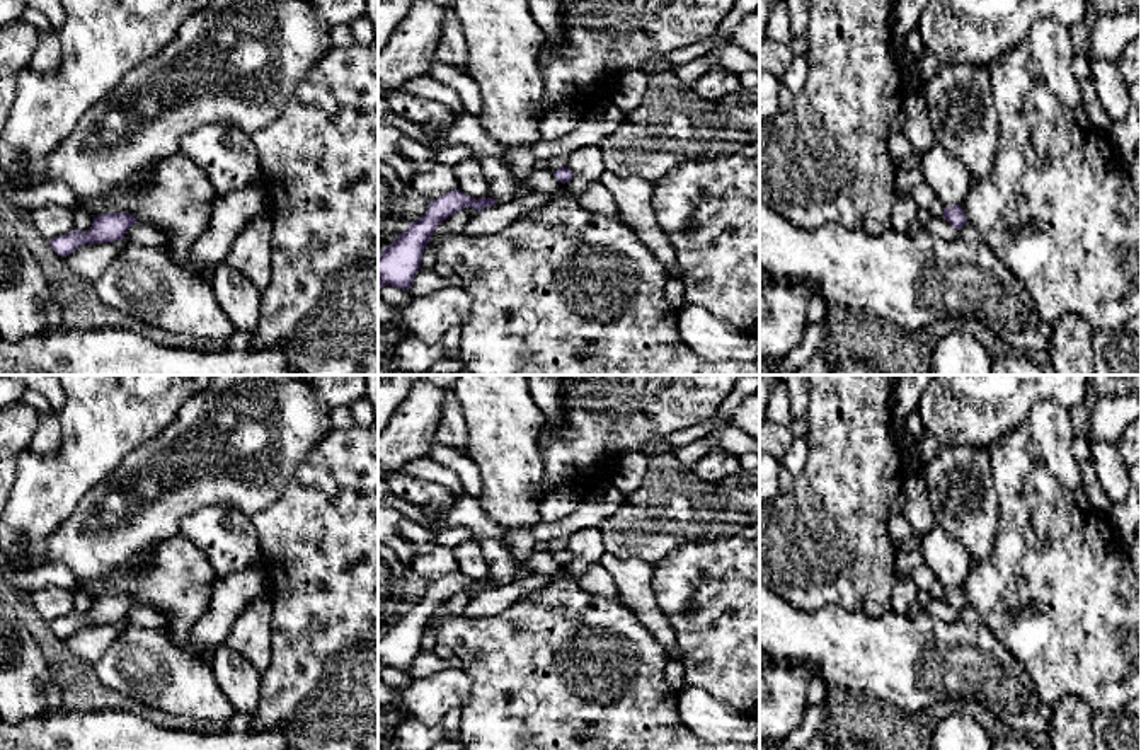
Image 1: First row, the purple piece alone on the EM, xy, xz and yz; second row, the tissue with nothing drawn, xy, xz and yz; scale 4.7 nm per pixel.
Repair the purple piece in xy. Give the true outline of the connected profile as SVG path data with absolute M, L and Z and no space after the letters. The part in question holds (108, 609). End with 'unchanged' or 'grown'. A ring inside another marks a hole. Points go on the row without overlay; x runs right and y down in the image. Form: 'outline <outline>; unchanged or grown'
outline M129 595L97 597L94 598L89 614L73 610L65 617L51 620L49 627L58 638L66 639L85 626L114 624L123 620L135 605L138 605L138 602Z; unchanged

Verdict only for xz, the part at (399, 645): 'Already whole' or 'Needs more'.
Already whole

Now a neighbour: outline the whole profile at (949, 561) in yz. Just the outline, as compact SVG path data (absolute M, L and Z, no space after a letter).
M935 525L916 547L943 590L962 586L967 569L972 564L962 544Z

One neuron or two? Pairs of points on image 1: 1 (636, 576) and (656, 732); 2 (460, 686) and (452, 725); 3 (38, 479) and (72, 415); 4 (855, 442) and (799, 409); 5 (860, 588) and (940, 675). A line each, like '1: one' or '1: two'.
1: two
2: two
3: one
4: two
5: two

